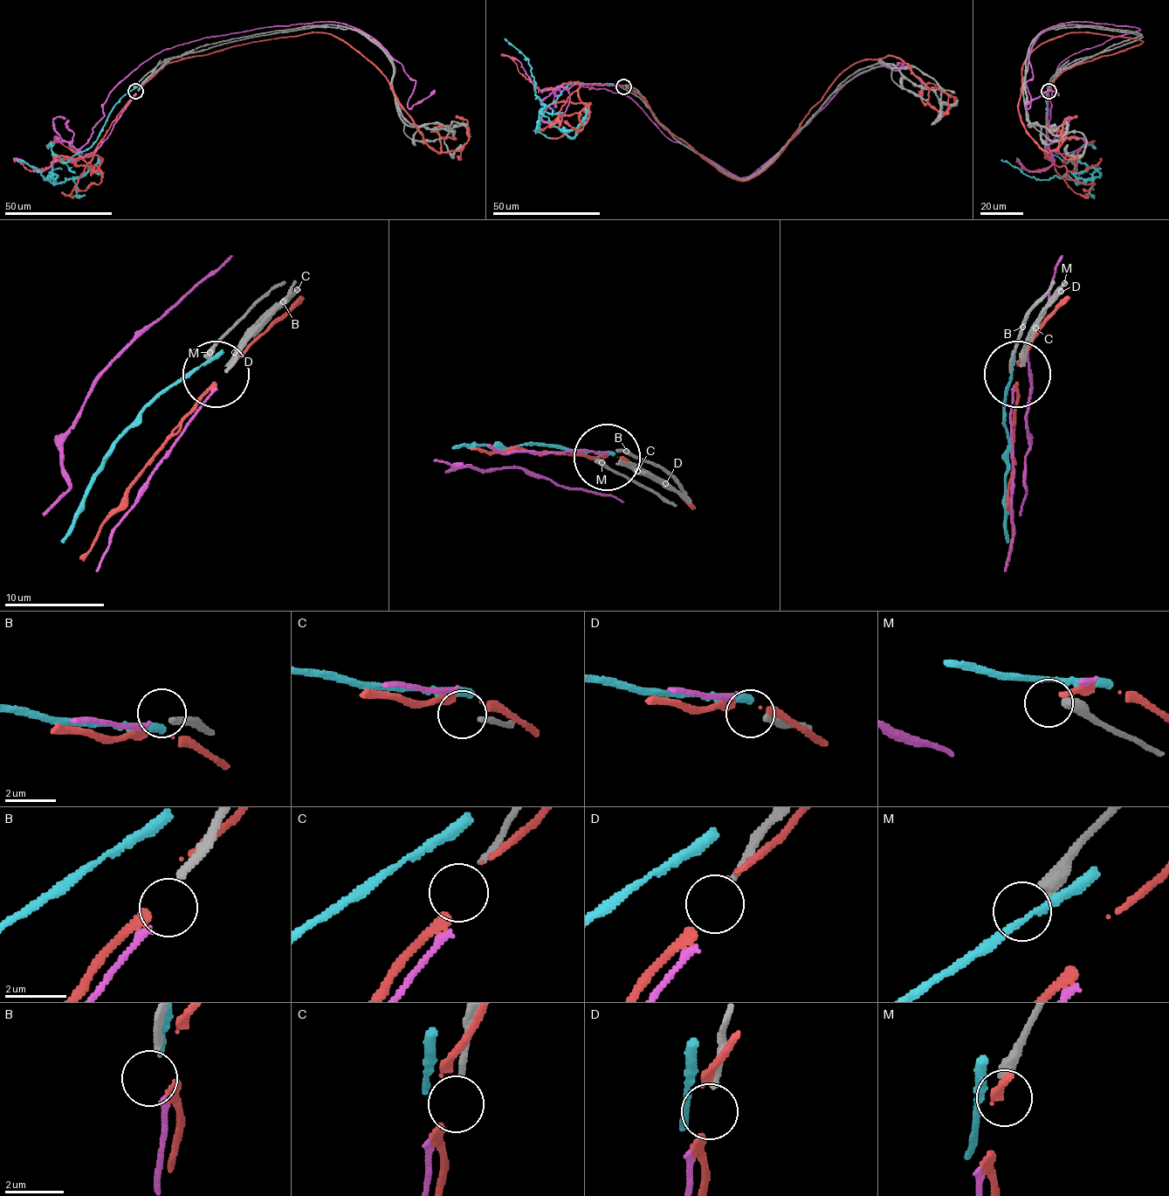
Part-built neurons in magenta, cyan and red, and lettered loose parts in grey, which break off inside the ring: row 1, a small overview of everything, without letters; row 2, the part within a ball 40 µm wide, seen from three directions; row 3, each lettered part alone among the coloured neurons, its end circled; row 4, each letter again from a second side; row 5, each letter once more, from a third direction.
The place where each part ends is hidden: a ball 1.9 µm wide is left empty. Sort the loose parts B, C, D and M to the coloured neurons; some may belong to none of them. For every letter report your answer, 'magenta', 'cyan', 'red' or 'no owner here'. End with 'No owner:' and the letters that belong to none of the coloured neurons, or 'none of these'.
B: no owner here
C: no owner here
D: no owner here
M: no owner here
No owner: B, C, D, M

